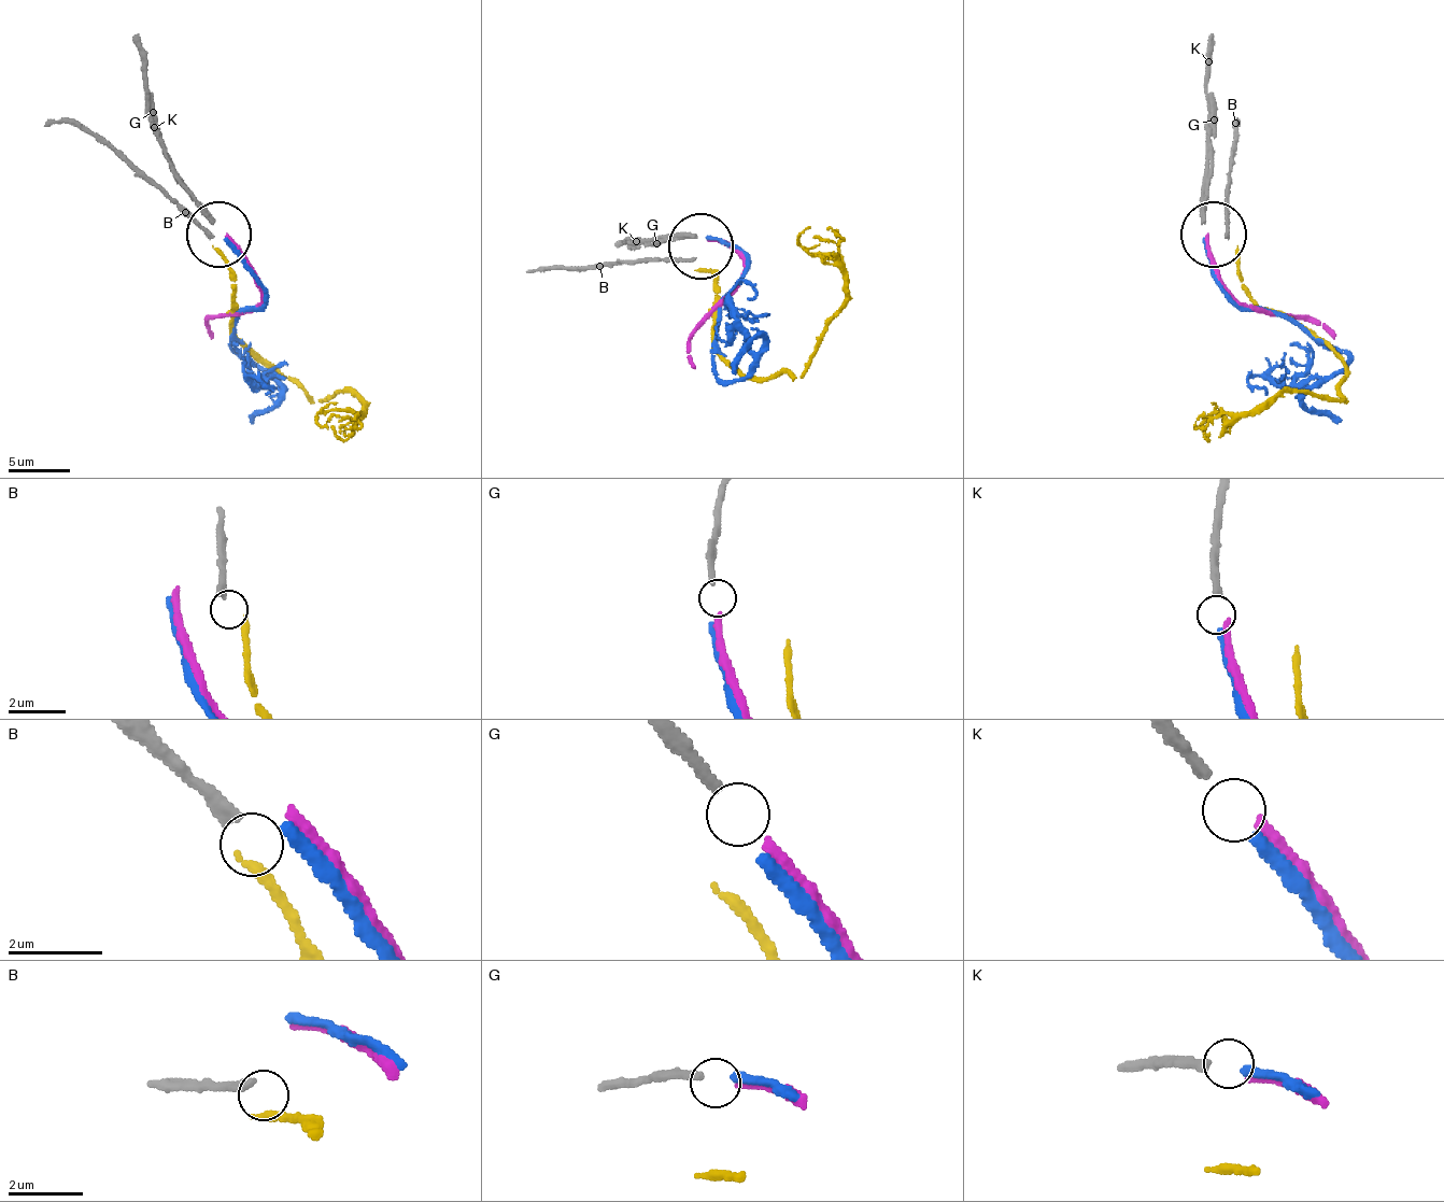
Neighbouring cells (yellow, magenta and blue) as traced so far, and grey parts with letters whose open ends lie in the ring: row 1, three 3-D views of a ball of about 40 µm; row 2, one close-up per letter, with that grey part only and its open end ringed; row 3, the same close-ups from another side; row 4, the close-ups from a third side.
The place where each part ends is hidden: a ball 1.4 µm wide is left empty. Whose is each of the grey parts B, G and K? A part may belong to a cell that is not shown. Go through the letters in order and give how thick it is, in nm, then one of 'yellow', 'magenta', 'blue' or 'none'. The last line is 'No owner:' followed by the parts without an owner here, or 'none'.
B: calibre 260 nm; none
G: calibre 200 nm; magenta
K: calibre 240 nm; blue
No owner: B

